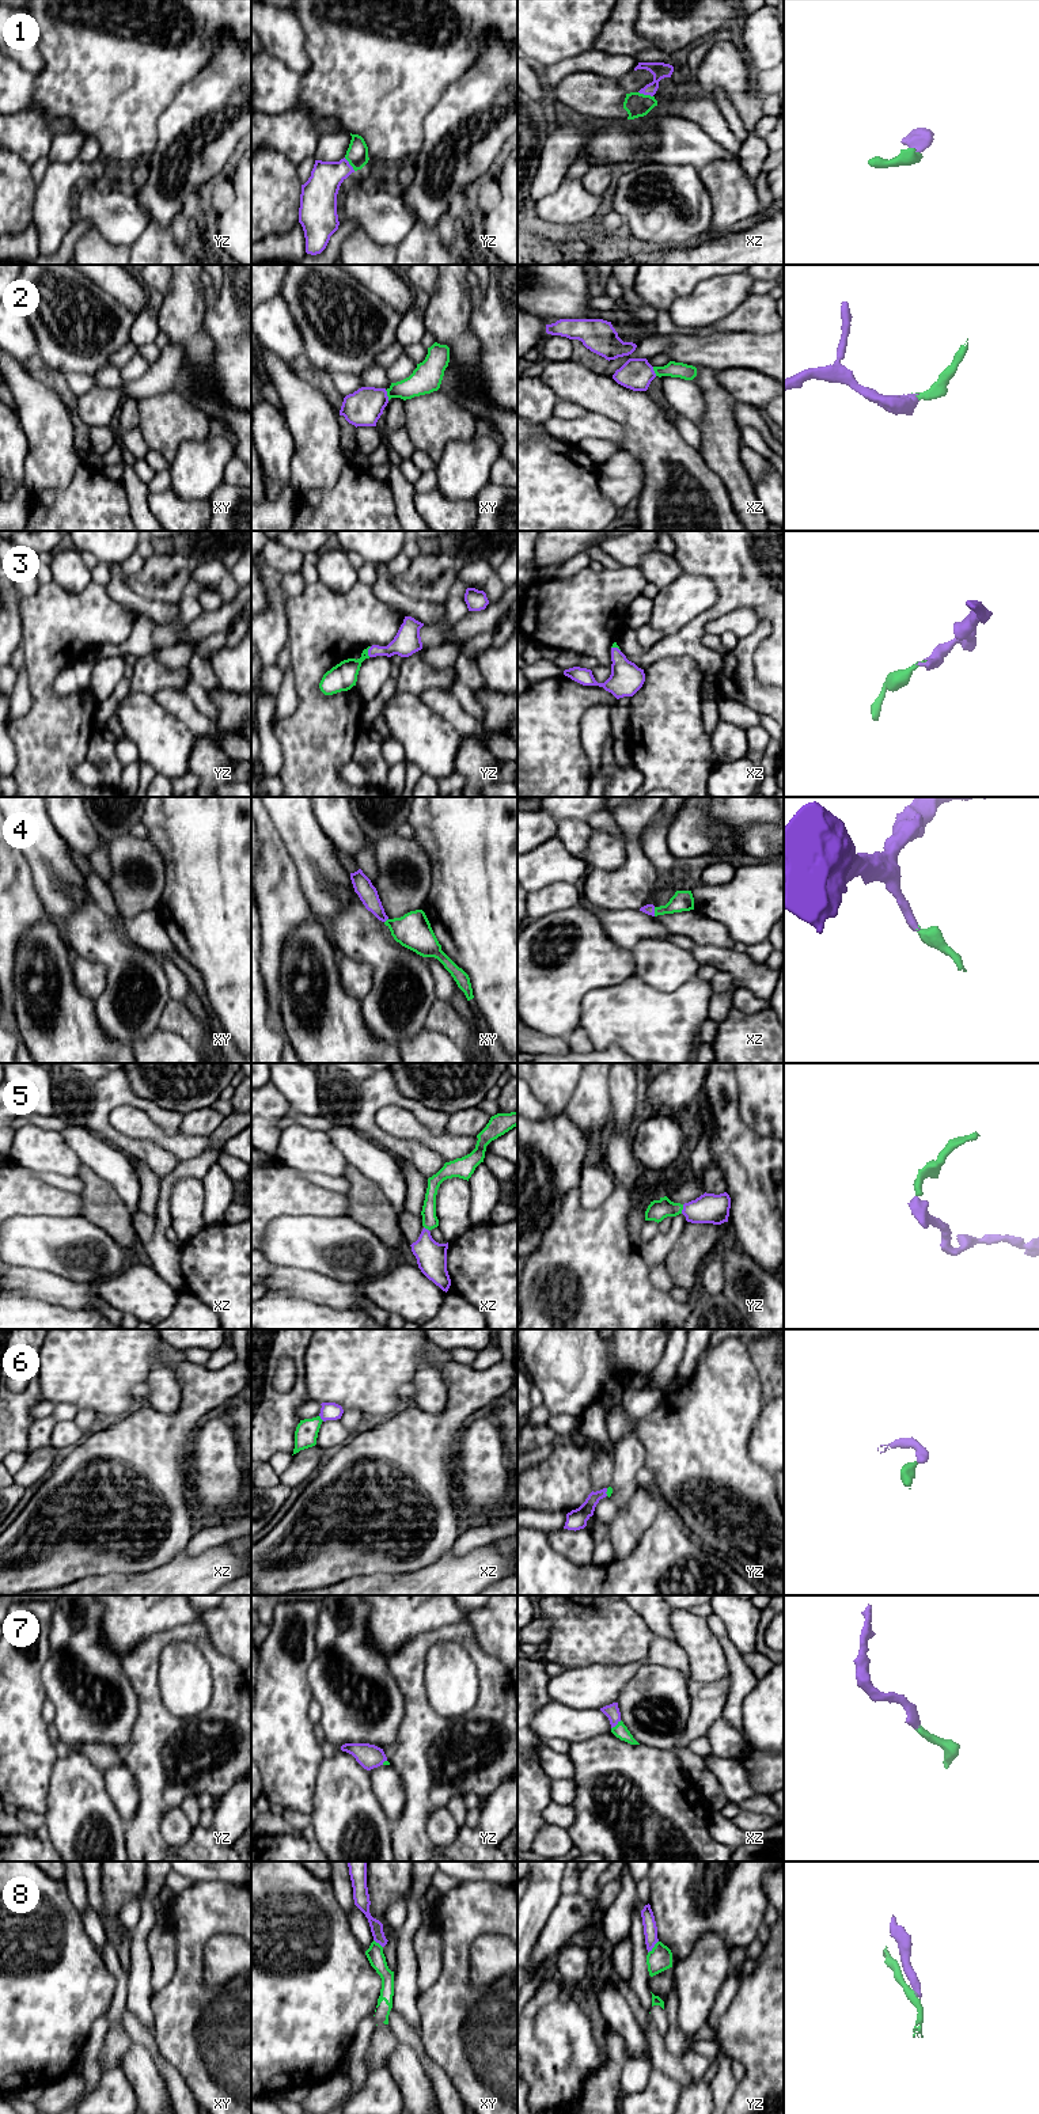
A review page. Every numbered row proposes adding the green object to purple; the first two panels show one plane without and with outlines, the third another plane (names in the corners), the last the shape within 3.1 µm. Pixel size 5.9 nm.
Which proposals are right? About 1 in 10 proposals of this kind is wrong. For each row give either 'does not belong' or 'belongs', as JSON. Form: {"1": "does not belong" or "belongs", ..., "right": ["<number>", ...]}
{"1": "does not belong", "2": "belongs", "3": "belongs", "4": "belongs", "5": "belongs", "6": "belongs", "7": "belongs", "8": "does not belong", "right": ["2", "3", "4", "5", "6", "7"]}

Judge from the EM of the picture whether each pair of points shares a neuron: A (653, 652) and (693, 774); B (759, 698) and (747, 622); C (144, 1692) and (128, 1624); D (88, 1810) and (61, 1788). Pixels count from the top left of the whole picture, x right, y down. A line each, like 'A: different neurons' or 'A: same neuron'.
A: different neurons
B: different neurons
C: different neurons
D: same neuron

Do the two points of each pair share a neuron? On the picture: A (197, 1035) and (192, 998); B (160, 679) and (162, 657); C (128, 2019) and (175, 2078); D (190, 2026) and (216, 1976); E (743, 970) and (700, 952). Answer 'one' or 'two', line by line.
A: two
B: two
C: one
D: two
E: one

